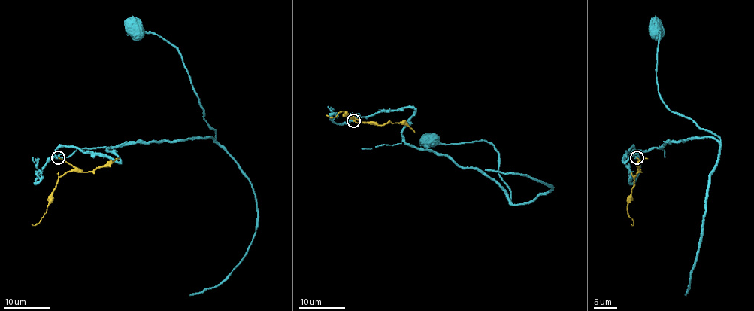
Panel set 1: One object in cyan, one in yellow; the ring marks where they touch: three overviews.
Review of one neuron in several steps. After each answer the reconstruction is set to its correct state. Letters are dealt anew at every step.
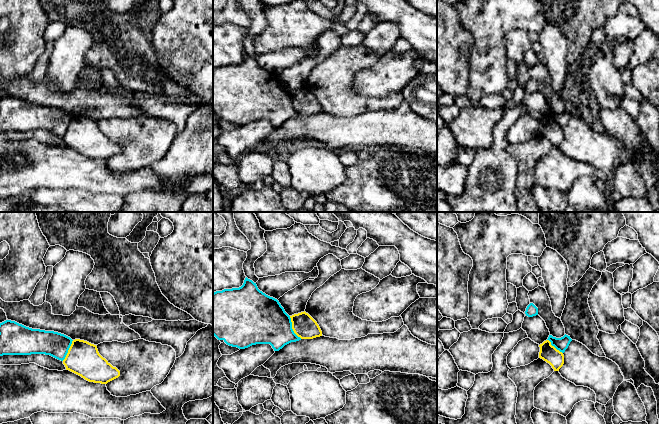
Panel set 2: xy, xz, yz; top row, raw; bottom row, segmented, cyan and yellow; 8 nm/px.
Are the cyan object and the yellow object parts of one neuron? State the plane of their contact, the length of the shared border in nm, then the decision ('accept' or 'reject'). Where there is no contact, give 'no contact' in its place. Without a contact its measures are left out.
xz | 200 nm | reject

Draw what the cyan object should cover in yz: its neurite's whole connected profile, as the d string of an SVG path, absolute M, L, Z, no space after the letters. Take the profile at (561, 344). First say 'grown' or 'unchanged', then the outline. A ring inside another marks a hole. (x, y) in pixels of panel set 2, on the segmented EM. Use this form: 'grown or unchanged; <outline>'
unchanged; M549 335L548 339L551 342L551 345L554 346L557 350L564 353L565 350L568 348L570 342L572 339L568 335L564 335L561 338L553 337L552 335Z

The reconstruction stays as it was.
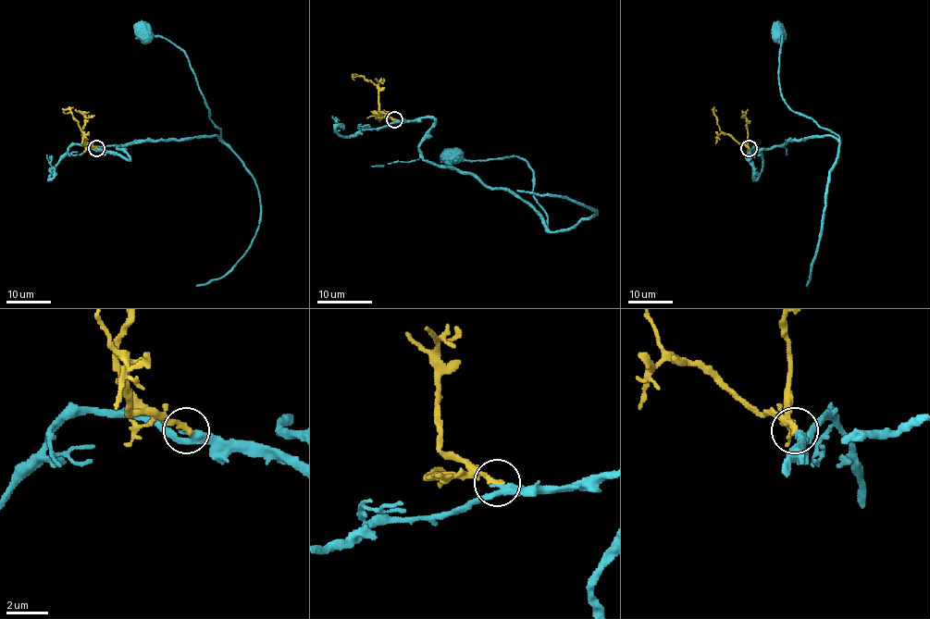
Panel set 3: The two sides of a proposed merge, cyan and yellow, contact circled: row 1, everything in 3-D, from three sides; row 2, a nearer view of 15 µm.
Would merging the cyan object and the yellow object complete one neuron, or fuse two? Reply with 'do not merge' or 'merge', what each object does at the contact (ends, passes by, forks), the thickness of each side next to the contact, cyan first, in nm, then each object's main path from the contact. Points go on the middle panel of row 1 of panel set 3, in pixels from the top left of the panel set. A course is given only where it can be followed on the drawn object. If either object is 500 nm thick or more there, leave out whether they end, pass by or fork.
merge; cyan passes by; yellow ends there; 320 nm thick on the cyan side, 280 nm on the other; cyan runs (393, 120), (432, 117), (419, 146), (425, 160), (510, 189), (547, 229), (522, 158), (452, 155); yellow runs (393, 119), (380, 109), (378, 89), (362, 77), (353, 77), (354, 80)

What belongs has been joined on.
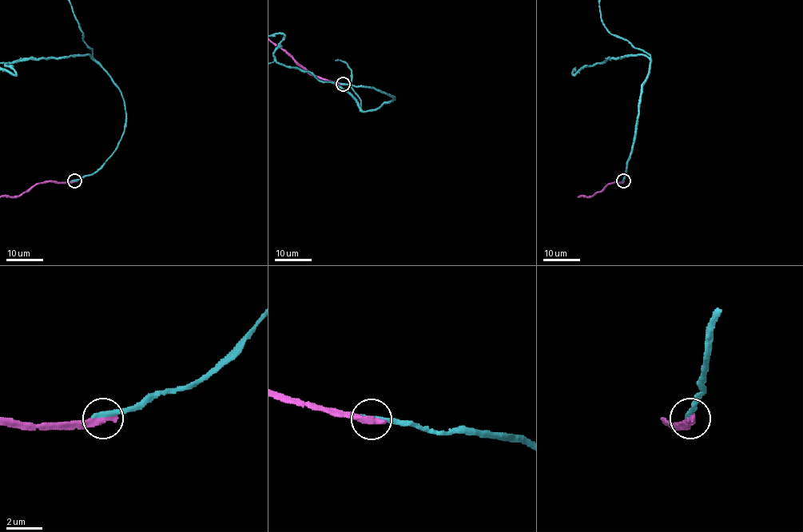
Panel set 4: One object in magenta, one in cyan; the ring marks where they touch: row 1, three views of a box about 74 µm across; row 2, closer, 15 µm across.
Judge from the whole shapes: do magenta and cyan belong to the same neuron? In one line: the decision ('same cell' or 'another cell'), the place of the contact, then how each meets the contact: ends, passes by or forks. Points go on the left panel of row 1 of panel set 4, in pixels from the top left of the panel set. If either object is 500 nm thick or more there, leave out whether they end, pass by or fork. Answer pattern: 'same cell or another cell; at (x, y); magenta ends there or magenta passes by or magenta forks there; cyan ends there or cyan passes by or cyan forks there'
another cell; at (74, 180); magenta ends there; cyan ends there

